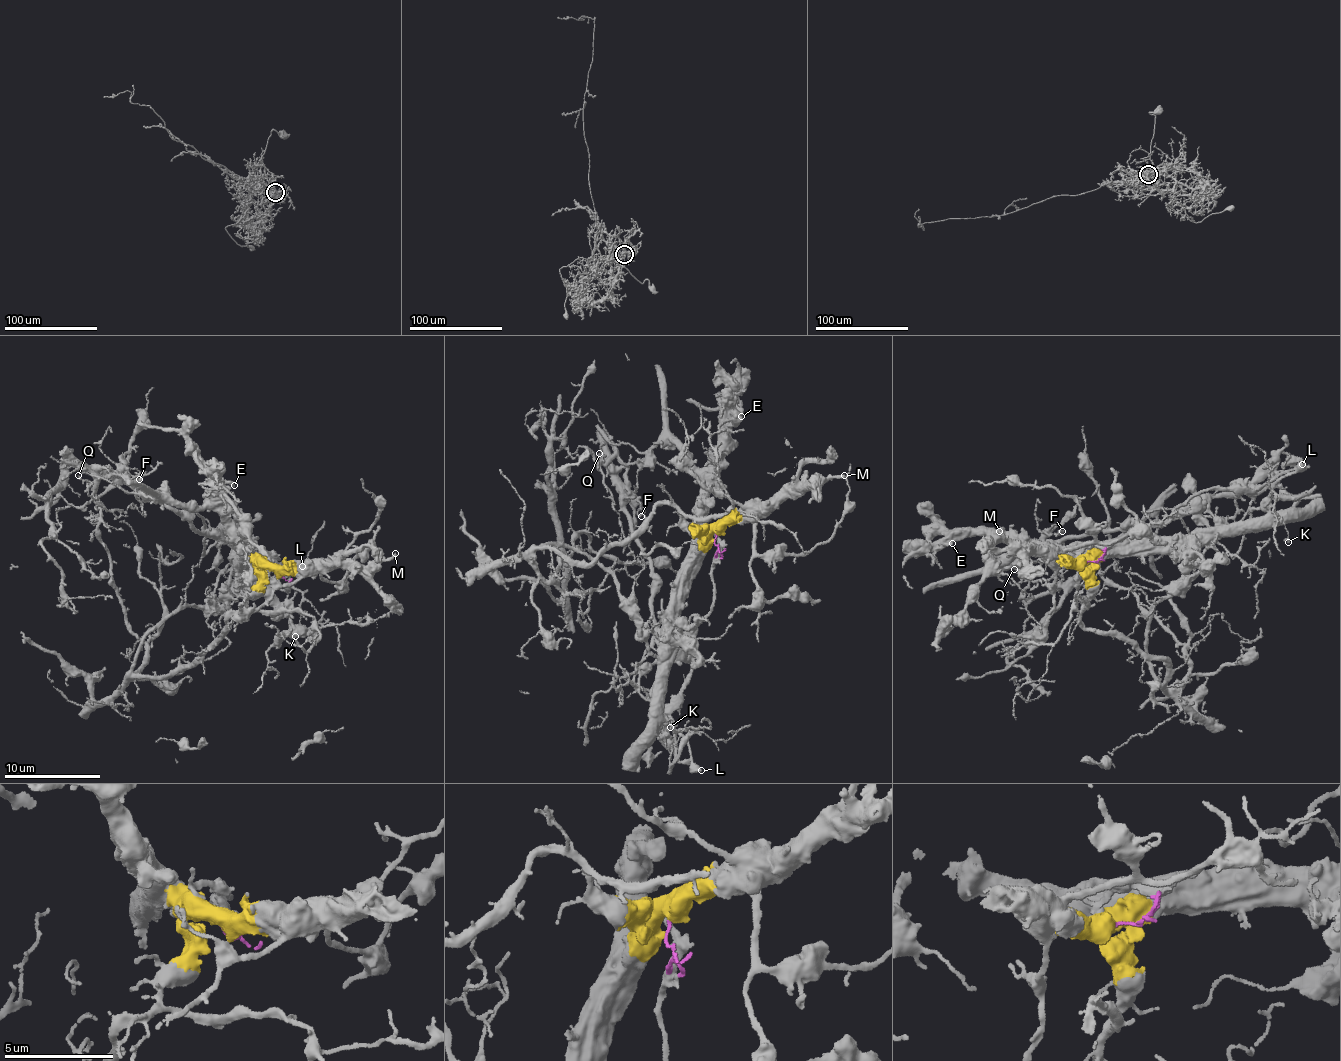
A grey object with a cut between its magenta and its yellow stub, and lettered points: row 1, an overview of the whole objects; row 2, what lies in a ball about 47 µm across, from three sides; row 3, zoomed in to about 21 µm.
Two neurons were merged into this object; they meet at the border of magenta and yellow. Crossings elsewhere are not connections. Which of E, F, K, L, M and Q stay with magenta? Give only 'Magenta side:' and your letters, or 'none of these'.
Magenta side: F, L, Q

